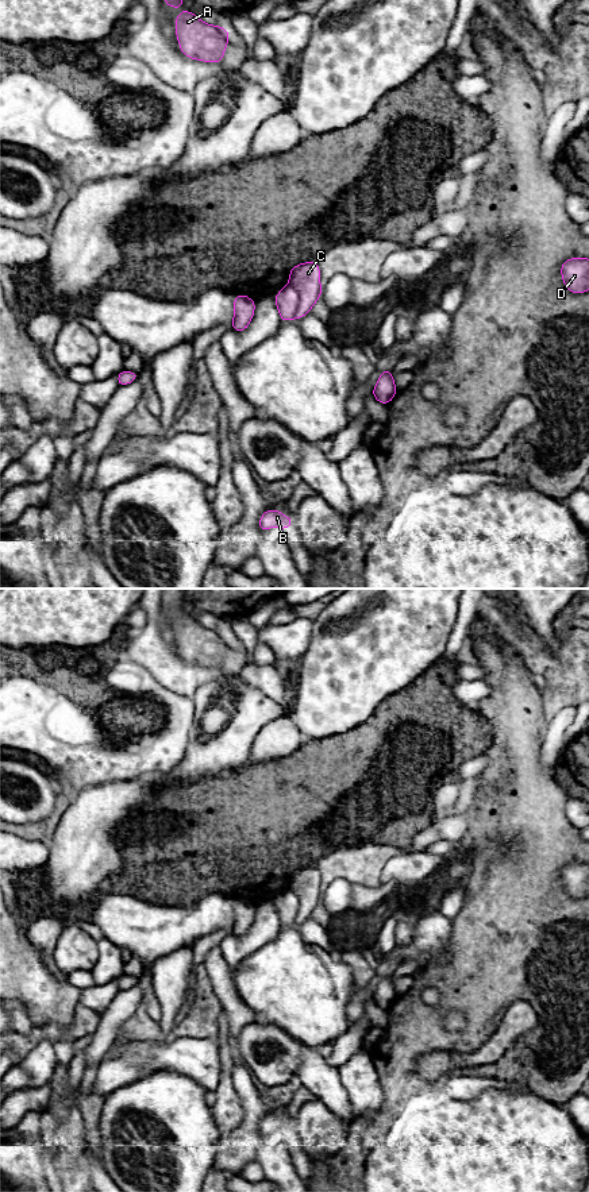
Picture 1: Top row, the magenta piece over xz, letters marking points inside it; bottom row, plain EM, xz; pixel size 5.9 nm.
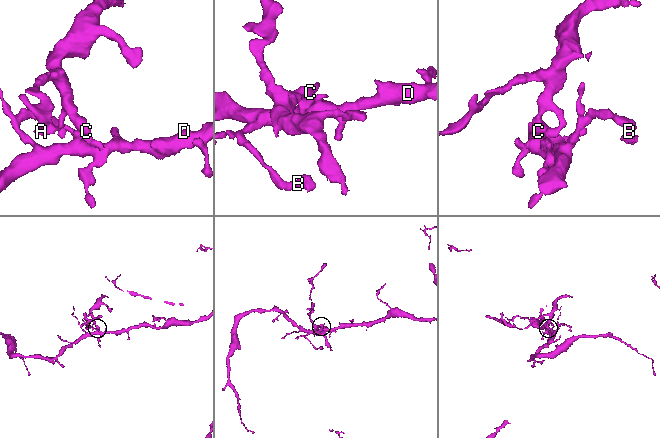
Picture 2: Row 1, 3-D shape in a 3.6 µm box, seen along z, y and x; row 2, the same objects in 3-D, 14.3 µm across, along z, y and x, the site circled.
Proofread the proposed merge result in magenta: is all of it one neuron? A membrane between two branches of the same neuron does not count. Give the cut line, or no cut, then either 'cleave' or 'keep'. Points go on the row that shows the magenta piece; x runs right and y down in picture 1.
cut xz (288, 284), (296, 294), (296, 317); cleave

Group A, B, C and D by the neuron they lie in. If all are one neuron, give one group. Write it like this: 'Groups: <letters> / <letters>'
Groups: A C / B D

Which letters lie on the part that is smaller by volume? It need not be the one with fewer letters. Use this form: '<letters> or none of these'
A, C

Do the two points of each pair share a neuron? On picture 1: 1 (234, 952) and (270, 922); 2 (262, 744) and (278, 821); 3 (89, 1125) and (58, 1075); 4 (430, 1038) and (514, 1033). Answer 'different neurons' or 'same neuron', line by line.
1: same neuron
2: different neurons
3: same neuron
4: different neurons

